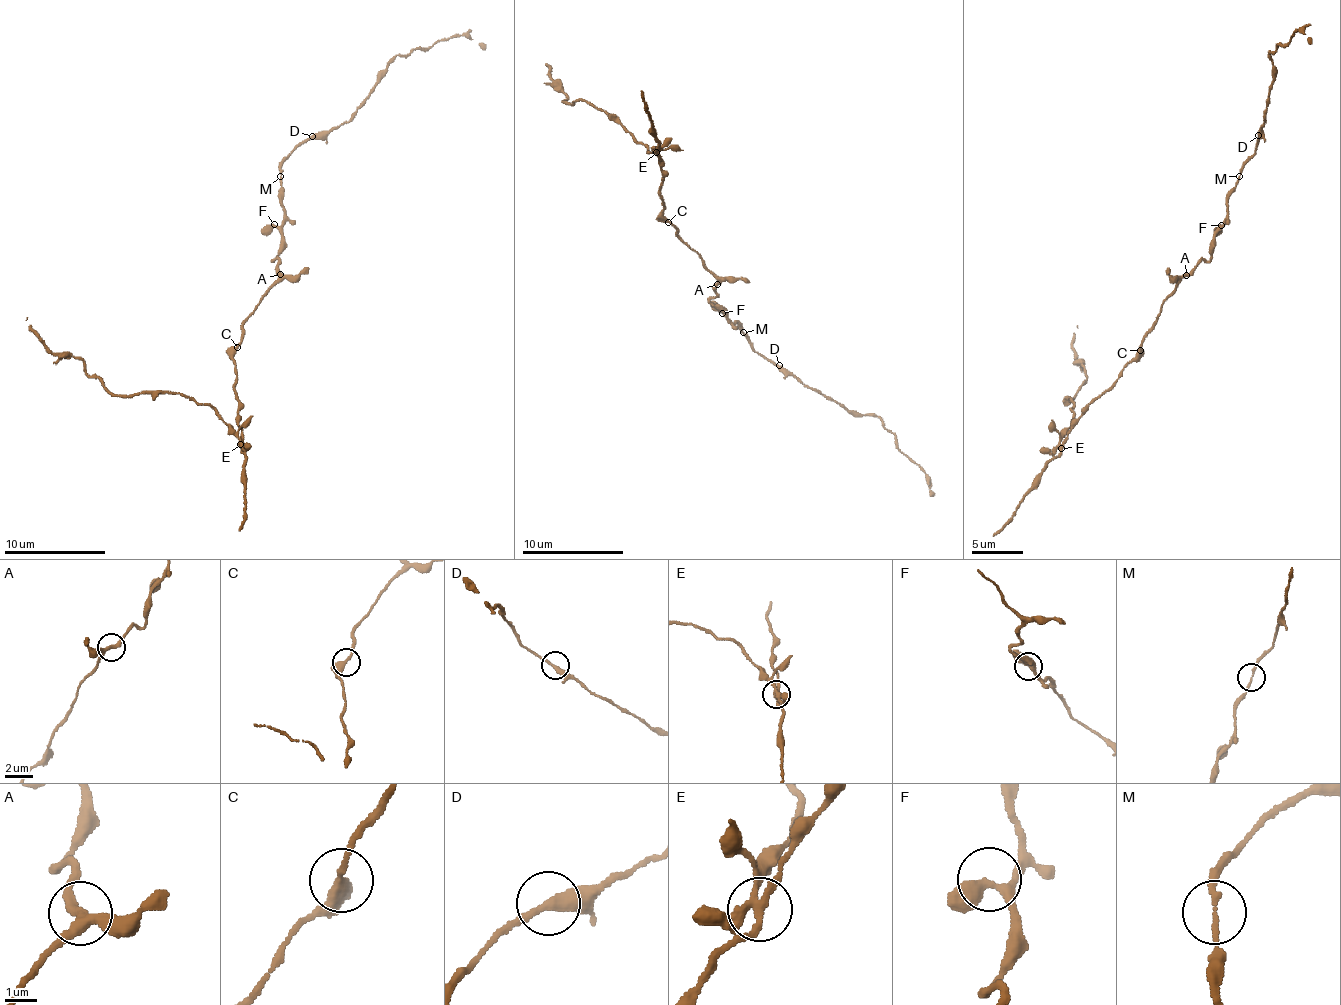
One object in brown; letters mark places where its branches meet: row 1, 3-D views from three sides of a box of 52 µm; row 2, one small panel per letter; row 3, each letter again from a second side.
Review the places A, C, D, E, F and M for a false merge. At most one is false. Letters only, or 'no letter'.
E

